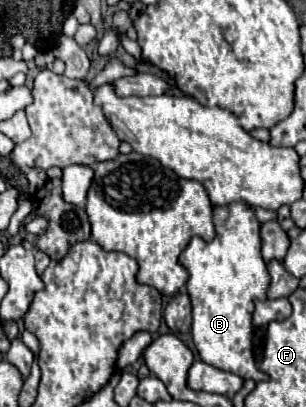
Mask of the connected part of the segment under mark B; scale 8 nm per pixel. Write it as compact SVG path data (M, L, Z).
M246 202L214 206L212 212L216 226L214 240L204 242L200 236L194 236L178 258L188 270L186 290L192 302L194 346L202 362L238 374L244 380L262 382L268 376L256 368L252 356L254 300L264 300L270 286L270 272L260 254L260 222L254 208Z

